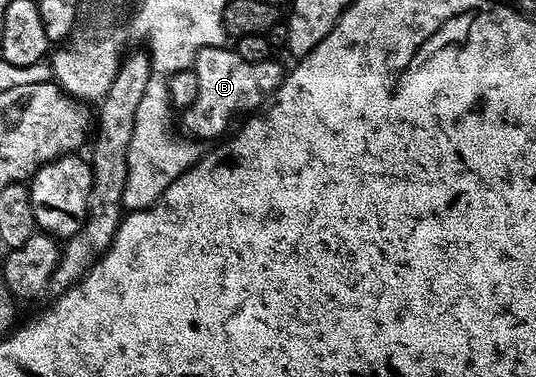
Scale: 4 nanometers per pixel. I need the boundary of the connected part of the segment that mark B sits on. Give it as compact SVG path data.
M209 46L201 50L194 57L192 67L198 81L196 100L192 100L192 104L181 111L181 129L195 140L221 139L231 129L230 121L237 114L246 116L257 111L281 86L284 69L282 70L280 63L274 61L273 57L255 62L244 60L237 49L226 46Z

